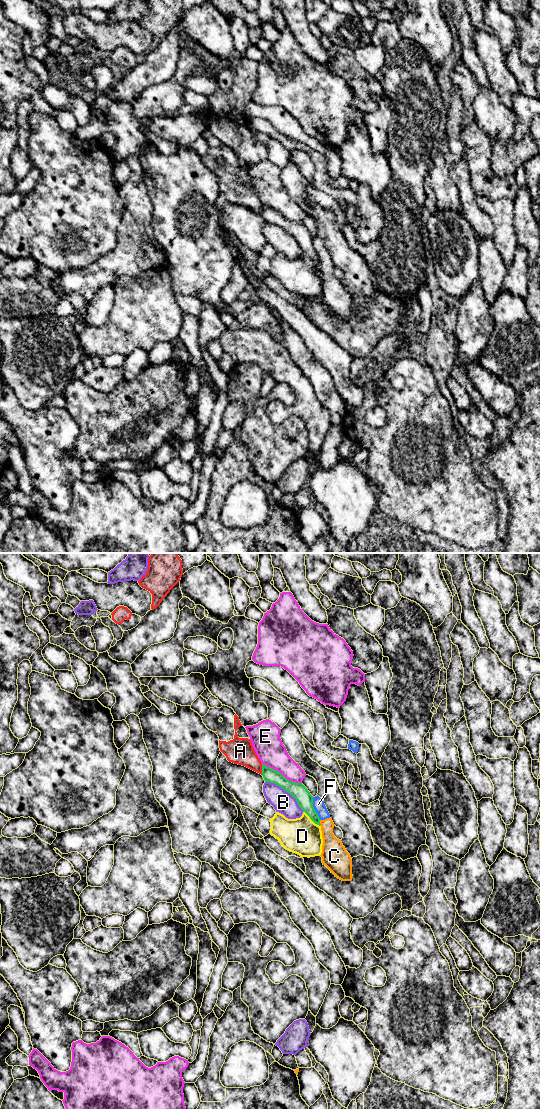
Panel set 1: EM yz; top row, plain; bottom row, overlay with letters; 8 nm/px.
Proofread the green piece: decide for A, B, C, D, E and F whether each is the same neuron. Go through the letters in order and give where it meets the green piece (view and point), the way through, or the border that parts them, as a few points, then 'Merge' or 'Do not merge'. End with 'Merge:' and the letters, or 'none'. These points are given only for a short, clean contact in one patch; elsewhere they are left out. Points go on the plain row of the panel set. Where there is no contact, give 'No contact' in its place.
A: Touches green at yz (262, 209). Do not merge
B: Touches green at yz (286, 231). Do not merge
C: Touches green at yz (319, 263). Boundary: yz (319, 260), (320, 265). Do not merge
D: Touches green at yz (311, 259). Boundary: yz (303, 251), (319, 266). Do not merge
E: Touches green at yz (281, 214). Do not merge
F: Touches green at yz (313, 248). Boundary: yz (312, 237), (312, 246), (320, 259). Do not merge
Merge: none

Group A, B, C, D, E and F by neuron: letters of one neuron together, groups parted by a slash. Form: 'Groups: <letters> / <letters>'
Groups: A / B / C F / D / E

